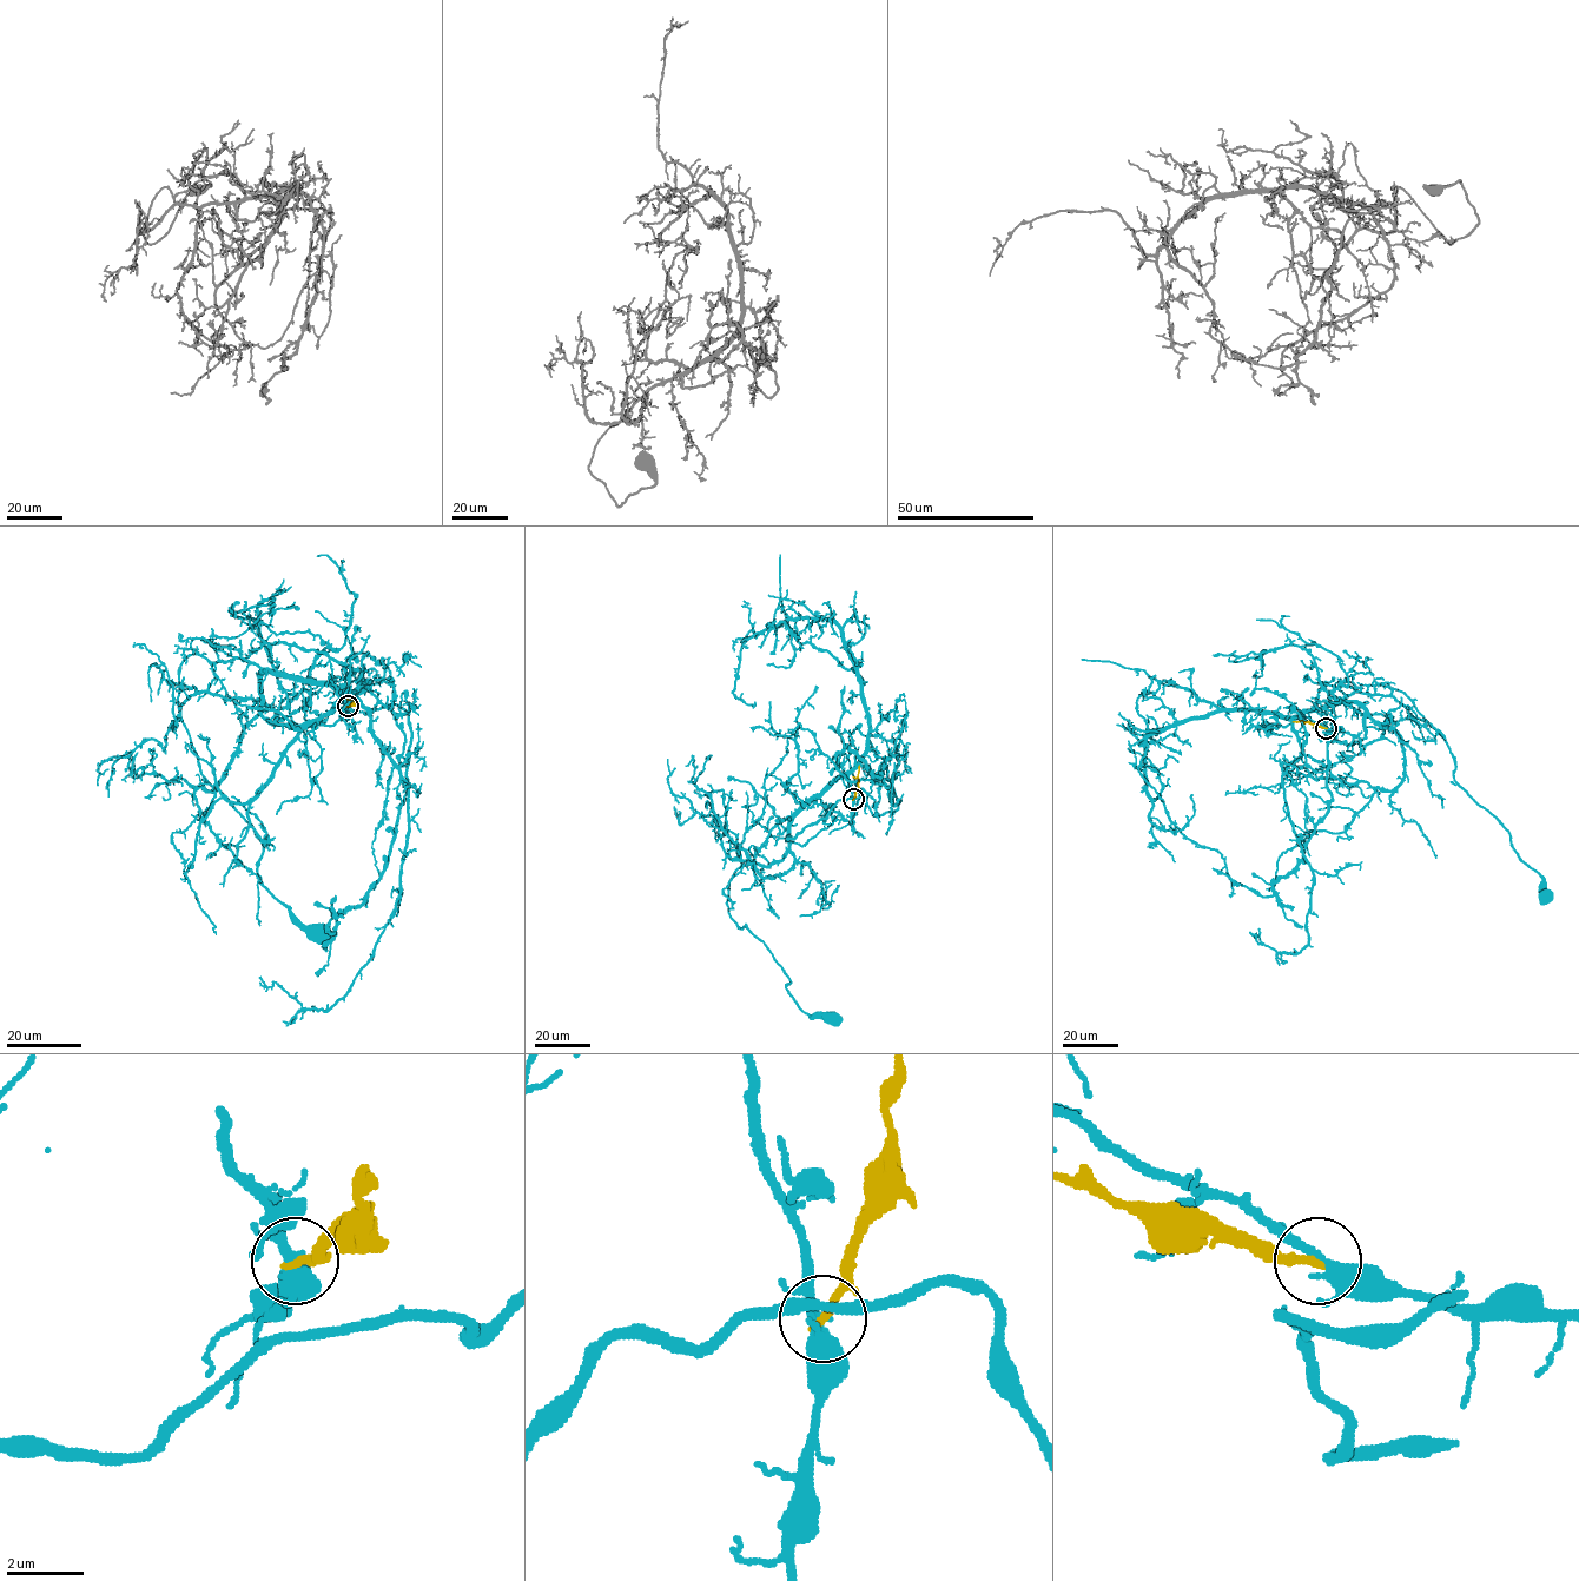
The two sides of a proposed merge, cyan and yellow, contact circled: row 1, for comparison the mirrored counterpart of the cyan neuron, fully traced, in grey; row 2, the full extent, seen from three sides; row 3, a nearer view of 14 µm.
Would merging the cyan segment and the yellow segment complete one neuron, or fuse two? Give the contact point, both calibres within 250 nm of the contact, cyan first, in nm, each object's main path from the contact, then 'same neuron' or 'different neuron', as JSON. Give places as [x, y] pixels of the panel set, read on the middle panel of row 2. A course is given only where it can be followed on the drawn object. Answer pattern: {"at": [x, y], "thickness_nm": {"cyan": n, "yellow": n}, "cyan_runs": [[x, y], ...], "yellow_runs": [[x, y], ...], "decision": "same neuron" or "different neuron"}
{"at": [853, 799], "thickness_nm": {"cyan": 280, "yellow": 240}, "cyan_runs": [[853, 799], [847, 778], [830, 784], [773, 827], [728, 885], [729, 915], [764, 943], [798, 1005], [833, 1019]], "yellow_runs": [[853, 799], [859, 766]], "decision": "different neuron"}

